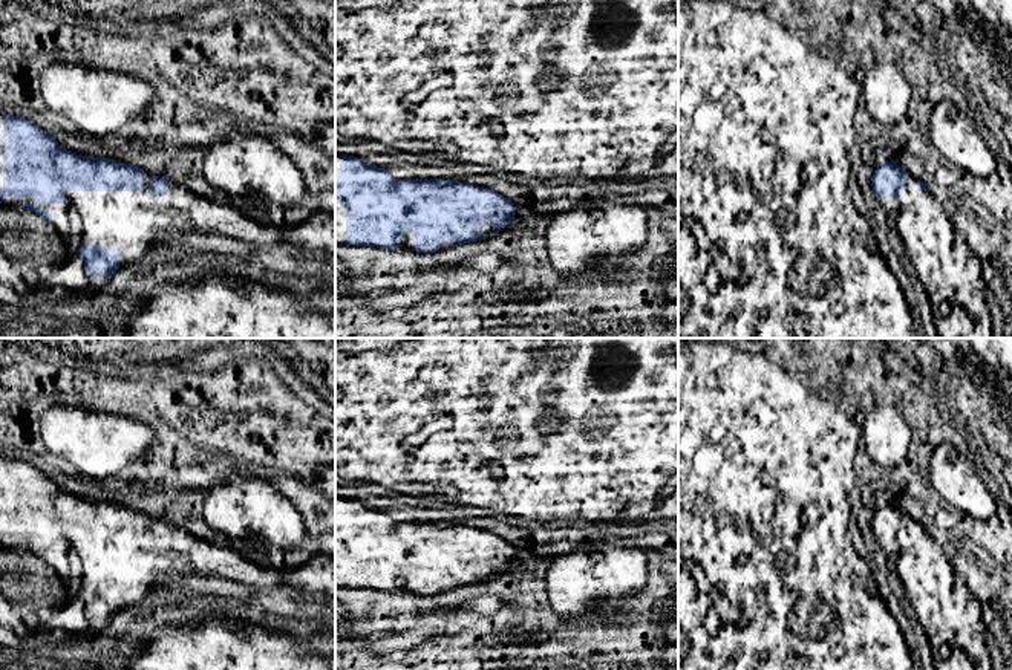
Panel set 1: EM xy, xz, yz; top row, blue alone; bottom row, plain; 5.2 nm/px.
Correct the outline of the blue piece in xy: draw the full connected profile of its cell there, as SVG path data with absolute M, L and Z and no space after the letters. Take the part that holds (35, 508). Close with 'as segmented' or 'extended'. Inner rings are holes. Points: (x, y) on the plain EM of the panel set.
M3 456L0 546L6 540L32 540L23 551L52 568L52 554L37 552L35 546L61 548L66 534L142 534L144 519L139 509L66 493L24 459Z | as segmented

